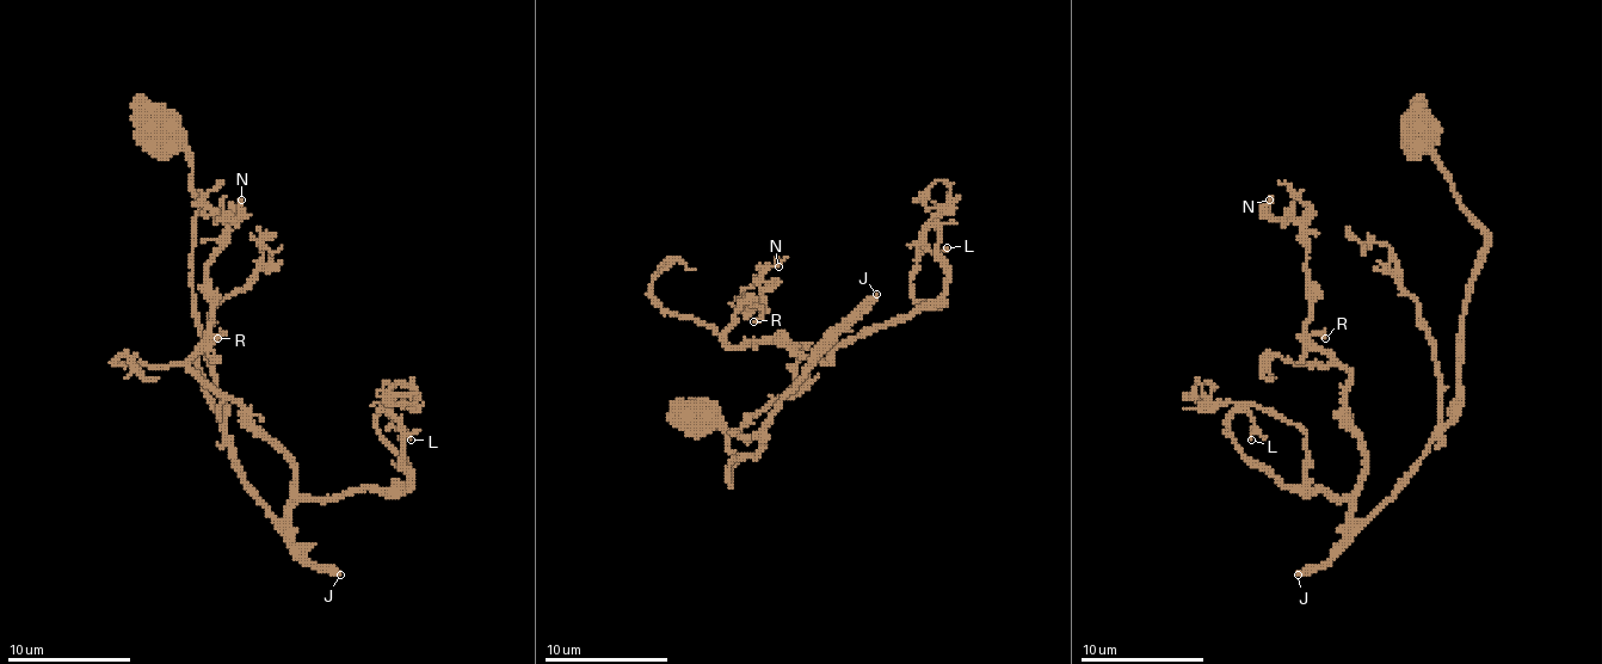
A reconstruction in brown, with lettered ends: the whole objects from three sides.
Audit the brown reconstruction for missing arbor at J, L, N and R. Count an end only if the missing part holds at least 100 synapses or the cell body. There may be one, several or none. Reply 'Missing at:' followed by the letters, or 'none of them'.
Missing at: J

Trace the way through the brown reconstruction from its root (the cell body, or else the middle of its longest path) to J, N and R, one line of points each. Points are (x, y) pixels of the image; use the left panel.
J: (159, 131), (192, 165), (192, 301), (229, 457), (272, 522), (312, 563), (340, 575)
N: (159, 131), (192, 165), (192, 301), (223, 440), (284, 520), (290, 461), (189, 368), (241, 200)
R: (159, 131), (192, 165), (192, 301), (223, 440), (241, 483), (284, 520), (290, 461), (189, 368), (217, 338)

